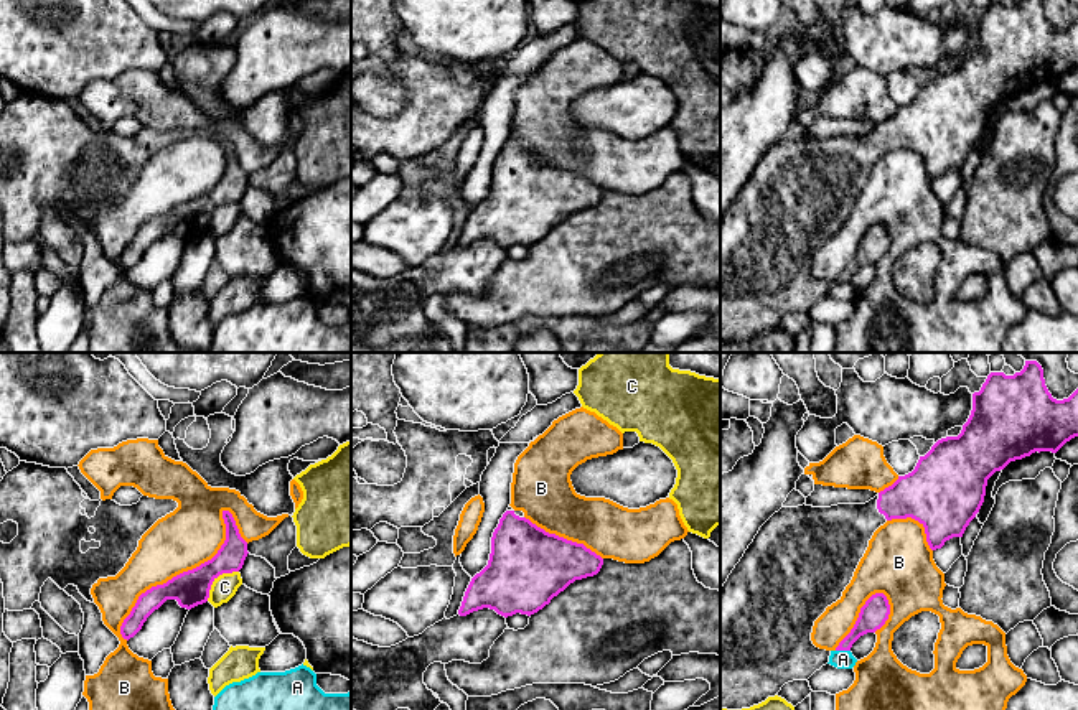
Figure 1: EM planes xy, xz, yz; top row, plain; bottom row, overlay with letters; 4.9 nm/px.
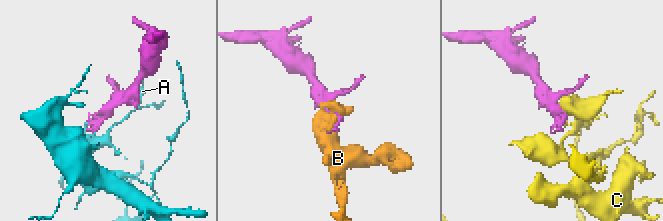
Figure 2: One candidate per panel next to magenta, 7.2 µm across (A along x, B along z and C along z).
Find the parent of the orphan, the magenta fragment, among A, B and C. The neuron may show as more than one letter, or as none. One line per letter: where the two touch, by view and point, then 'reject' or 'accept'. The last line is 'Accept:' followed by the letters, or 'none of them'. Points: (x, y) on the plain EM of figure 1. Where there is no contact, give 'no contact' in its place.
A: yz (843, 280) | reject
B: xy (180, 205) | reject
C: xy (216, 208) | reject
Accept: none of them

